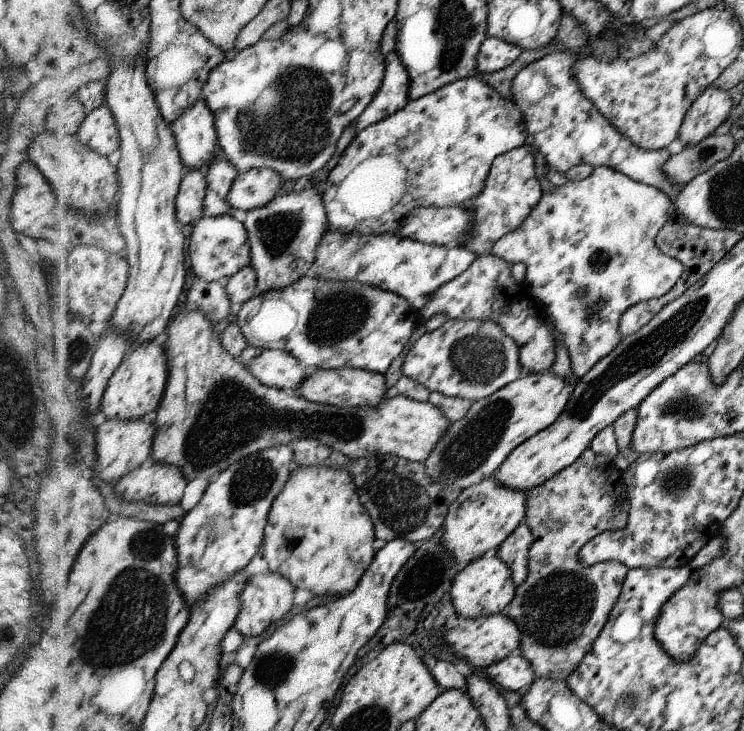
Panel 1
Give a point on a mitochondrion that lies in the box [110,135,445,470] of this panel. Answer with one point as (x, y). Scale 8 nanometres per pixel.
(336, 315)

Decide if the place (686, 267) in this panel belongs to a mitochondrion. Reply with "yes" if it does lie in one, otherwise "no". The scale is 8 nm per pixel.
no

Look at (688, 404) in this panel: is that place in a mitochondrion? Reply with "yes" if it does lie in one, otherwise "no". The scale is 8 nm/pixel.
yes

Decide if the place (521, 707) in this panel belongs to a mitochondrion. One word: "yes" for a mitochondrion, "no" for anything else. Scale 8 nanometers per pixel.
no

